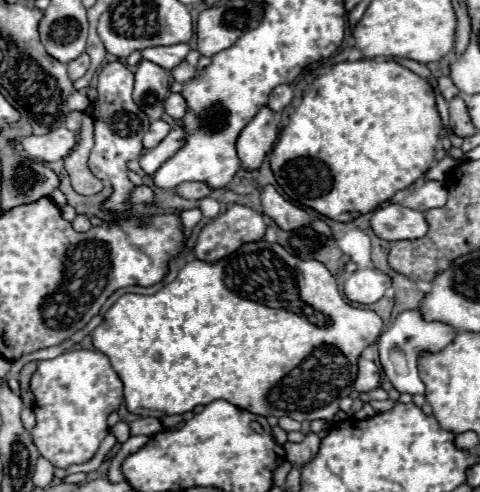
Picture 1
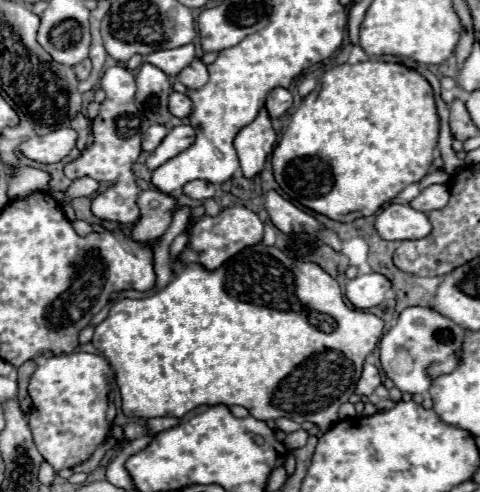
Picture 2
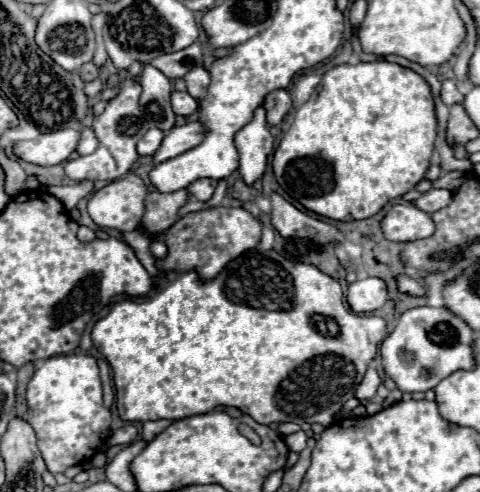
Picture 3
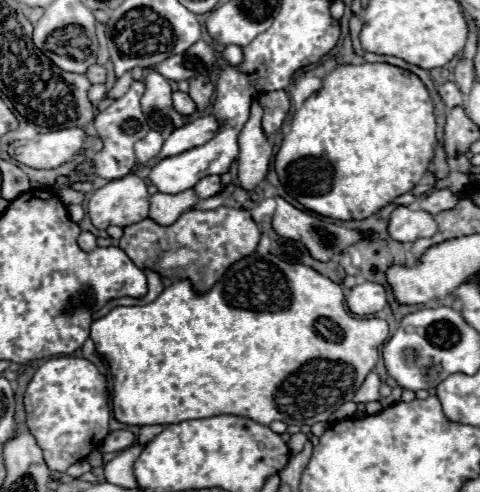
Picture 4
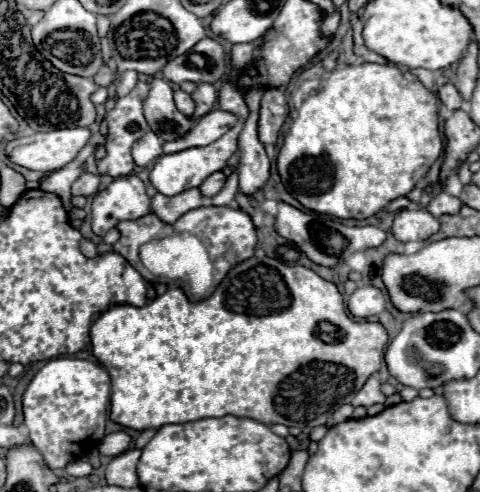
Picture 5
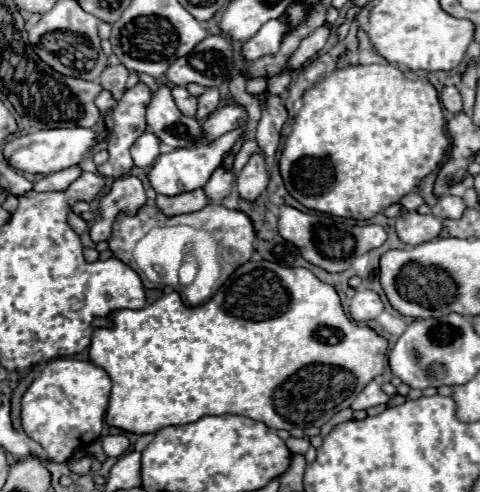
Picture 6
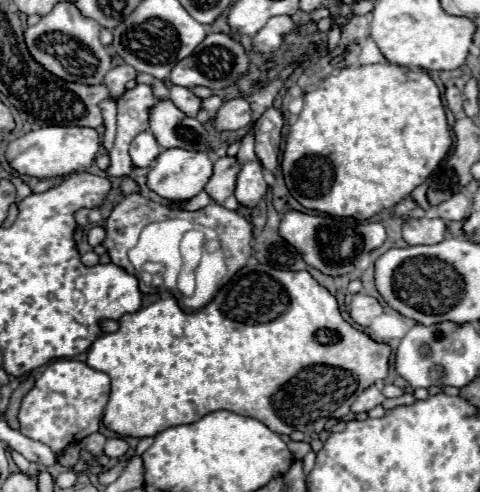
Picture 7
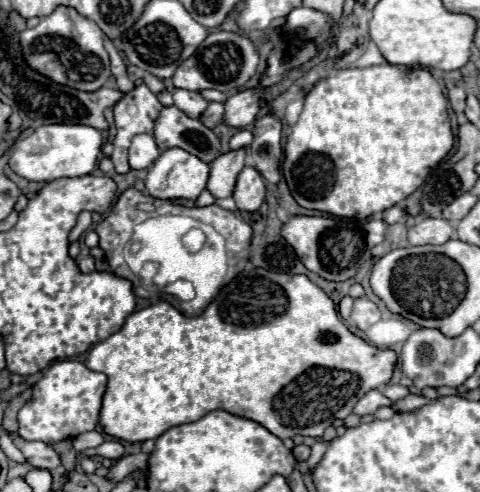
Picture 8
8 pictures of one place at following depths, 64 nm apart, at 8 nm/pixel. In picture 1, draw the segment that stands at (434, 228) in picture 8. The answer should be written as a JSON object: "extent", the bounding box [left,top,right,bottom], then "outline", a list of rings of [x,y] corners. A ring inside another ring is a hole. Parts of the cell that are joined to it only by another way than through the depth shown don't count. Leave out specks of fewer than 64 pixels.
{"extent":[372,204,428,240],"outline":[[[384,204],[372,214],[372,230],[382,240],[416,240],[428,232],[424,214],[402,204]]]}

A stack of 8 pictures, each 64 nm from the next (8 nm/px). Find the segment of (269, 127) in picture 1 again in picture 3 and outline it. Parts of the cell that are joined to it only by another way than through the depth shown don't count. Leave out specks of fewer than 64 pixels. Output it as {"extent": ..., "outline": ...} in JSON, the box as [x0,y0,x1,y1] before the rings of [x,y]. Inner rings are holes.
{"extent":[234,106,274,186],"outline":[[[262,106],[256,108],[254,118],[236,134],[234,142],[240,152],[238,172],[242,180],[252,186],[262,178],[268,164],[268,154],[274,150],[274,138],[266,126],[266,112]]]}

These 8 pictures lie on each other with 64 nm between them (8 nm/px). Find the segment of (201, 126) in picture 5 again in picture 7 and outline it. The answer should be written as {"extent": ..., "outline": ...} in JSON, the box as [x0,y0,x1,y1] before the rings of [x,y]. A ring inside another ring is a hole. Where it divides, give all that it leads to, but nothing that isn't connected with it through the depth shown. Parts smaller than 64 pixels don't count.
{"extent":[214,96,252,130],"outline":[[[238,96],[234,100],[226,100],[214,118],[218,130],[240,130],[252,124],[252,108],[246,98]]]}

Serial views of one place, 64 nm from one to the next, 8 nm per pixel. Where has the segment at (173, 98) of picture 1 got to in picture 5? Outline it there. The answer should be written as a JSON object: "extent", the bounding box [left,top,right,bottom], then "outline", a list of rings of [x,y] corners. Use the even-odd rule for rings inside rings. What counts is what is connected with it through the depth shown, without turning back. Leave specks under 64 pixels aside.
{"extent":[174,90,196,116],"outline":[[[176,90],[176,92],[174,92],[174,102],[176,102],[176,108],[178,108],[180,112],[184,112],[186,116],[194,116],[196,104],[194,104],[194,100],[190,98],[190,94],[186,94],[184,90]]]}

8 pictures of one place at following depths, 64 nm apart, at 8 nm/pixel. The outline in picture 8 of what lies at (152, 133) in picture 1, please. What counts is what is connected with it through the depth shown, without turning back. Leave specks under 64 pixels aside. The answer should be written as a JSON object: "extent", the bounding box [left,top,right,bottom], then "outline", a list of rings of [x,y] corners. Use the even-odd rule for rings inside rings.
{"extent":[130,134,160,170],"outline":[[[138,134],[132,140],[132,144],[130,144],[130,168],[134,168],[134,170],[150,168],[158,156],[160,156],[160,150],[158,150],[152,134]]]}

